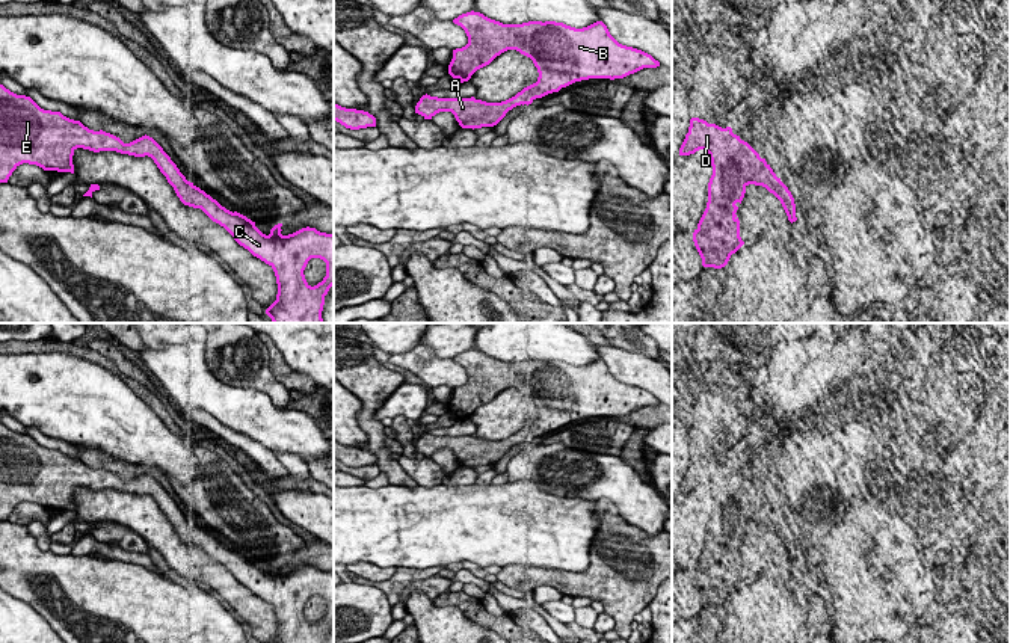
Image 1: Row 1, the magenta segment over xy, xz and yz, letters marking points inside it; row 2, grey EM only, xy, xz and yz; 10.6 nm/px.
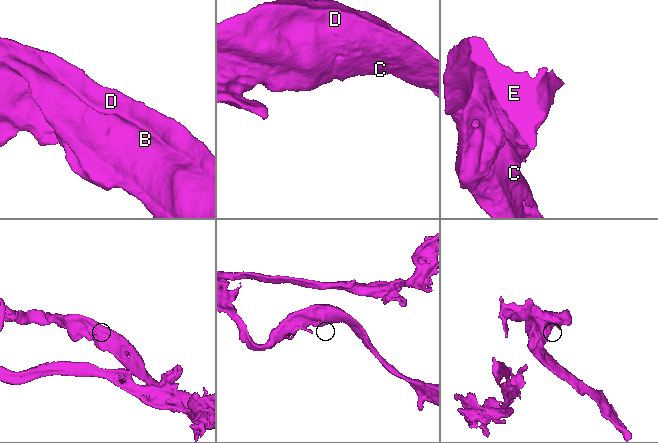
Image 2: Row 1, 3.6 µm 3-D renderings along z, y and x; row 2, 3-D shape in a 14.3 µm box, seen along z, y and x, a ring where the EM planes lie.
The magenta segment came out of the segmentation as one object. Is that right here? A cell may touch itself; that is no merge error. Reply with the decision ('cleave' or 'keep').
keep

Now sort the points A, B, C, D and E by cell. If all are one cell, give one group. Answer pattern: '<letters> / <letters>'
A B C D E

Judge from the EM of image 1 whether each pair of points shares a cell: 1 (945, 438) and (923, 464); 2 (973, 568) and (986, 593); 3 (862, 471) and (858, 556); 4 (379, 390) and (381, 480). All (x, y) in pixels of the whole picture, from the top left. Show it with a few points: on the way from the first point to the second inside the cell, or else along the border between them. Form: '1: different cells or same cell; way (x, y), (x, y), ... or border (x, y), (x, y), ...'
1: same cell; way (939, 444), (926, 458)
2: same cell; way (976, 574), (980, 587)
3: different cells; border (847, 503), (852, 498), (864, 498), (892, 515)
4: different cells; border (381, 471), (390, 483)

